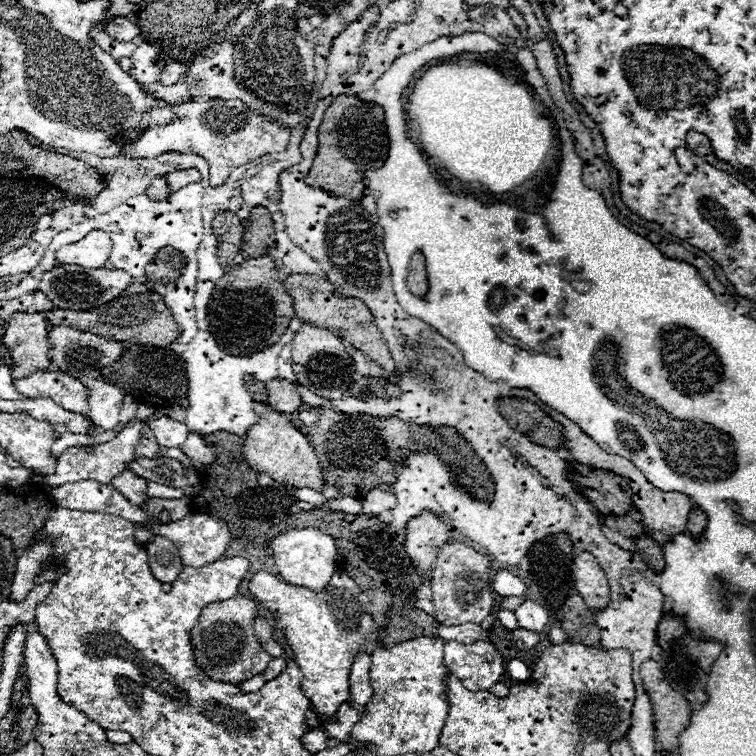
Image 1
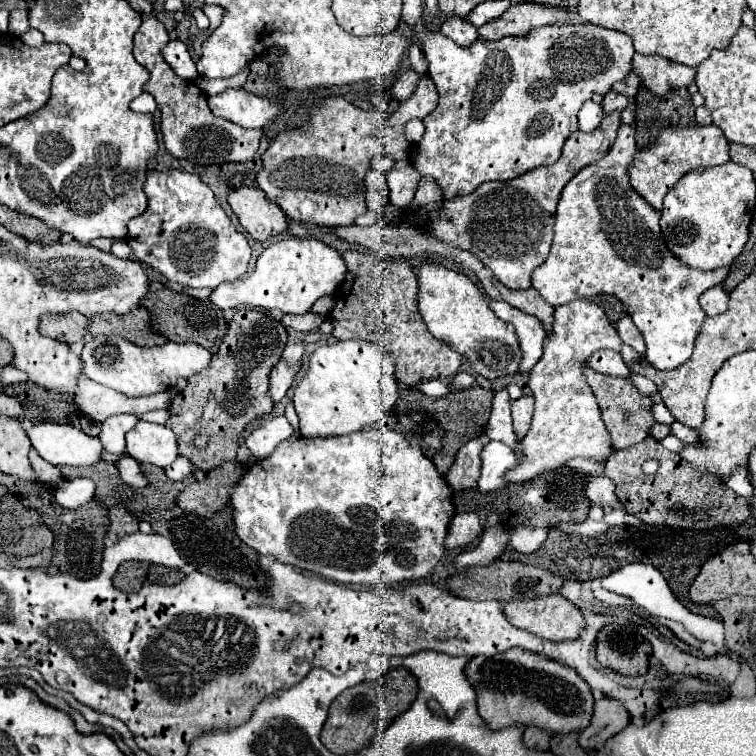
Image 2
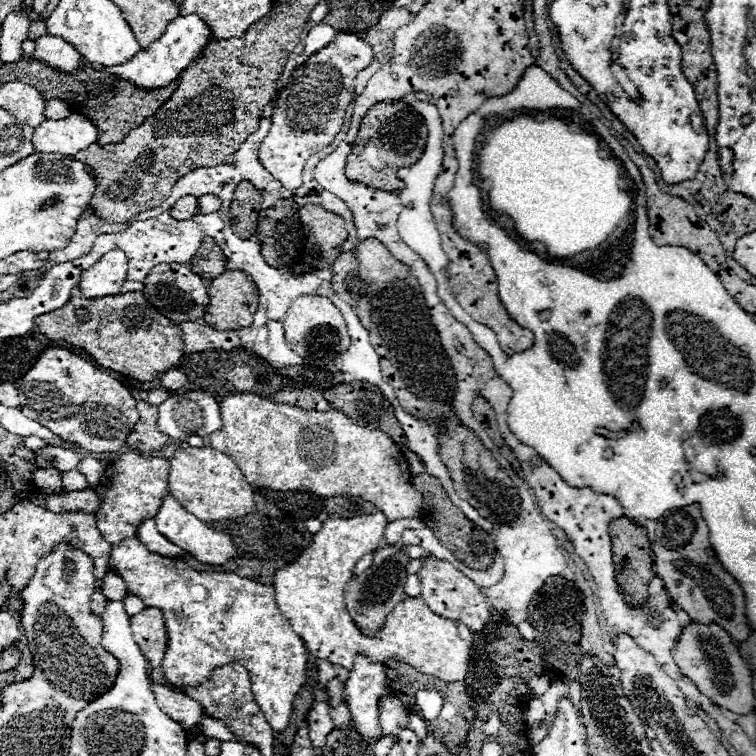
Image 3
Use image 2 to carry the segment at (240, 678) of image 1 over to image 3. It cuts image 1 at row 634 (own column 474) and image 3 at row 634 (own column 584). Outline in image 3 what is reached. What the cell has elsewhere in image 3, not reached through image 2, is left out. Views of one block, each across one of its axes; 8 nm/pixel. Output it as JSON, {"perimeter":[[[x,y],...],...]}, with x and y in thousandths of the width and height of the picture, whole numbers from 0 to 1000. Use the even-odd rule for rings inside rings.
{"perimeter":[[[193,804],[185,812],[172,817],[172,831],[185,854],[190,870],[201,884],[214,881],[217,860],[220,860],[220,831],[214,820],[214,810],[209,804]]]}

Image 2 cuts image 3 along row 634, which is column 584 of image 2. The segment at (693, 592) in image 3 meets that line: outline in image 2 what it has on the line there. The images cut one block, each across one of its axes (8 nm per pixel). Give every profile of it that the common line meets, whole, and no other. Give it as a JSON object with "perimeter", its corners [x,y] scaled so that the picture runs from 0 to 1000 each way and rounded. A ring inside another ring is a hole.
{"perimeter":[[[796,923],[786,931],[786,947],[775,966],[767,971],[767,987],[775,995],[794,992],[804,976],[823,968],[833,955],[833,944],[823,929],[810,923]]]}

